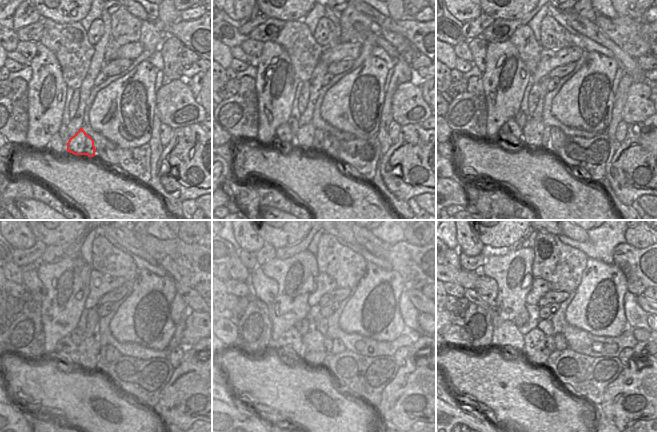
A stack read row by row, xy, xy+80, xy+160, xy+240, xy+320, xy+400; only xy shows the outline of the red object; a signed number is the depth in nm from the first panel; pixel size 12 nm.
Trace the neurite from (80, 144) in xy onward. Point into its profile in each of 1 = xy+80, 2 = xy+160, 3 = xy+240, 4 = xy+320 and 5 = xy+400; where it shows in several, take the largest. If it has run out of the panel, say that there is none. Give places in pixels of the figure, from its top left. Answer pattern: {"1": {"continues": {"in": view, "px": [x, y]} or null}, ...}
{"1": {"continues": {"in": "xy+80", "px": [305, 138]}}, "2": {"continues": {"in": "xy+160", "px": [532, 133]}}, "3": {"continues": {"in": "xy+240", "px": [89, 348]}}, "4": {"continues": {"in": "xy+320", "px": [314, 353]}}, "5": {"continues": {"in": "xy+400", "px": [536, 351]}}}

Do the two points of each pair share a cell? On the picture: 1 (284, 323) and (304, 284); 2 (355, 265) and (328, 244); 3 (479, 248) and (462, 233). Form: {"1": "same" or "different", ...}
{"1": "same", "2": "same", "3": "same"}

